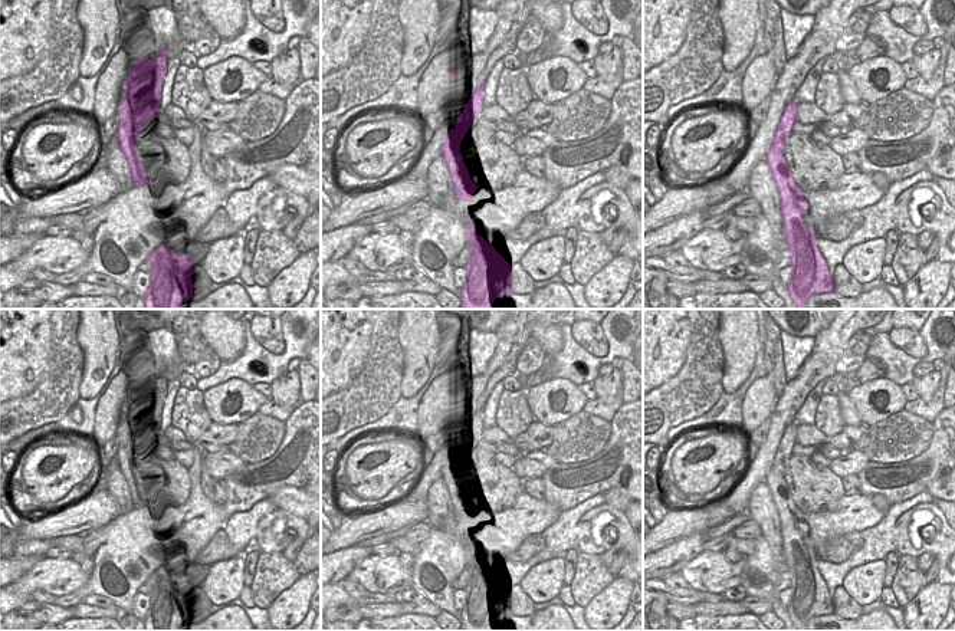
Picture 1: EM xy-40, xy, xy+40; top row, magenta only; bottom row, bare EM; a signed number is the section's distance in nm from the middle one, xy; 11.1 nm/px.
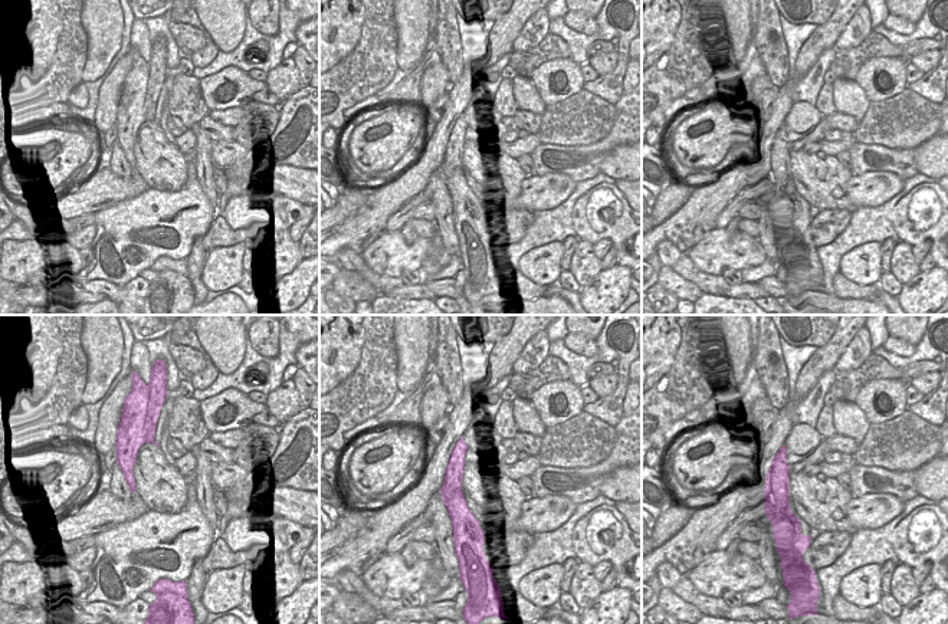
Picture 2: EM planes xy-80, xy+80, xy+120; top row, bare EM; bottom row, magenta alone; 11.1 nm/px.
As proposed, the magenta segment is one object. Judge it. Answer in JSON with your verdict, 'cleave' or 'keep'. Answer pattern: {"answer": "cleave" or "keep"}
{"answer": "cleave"}

